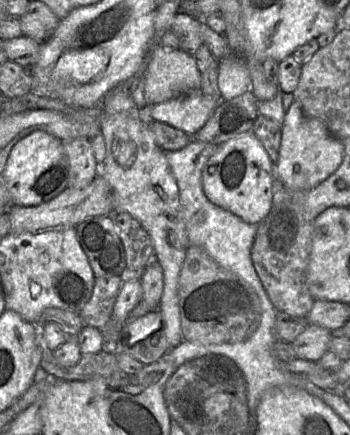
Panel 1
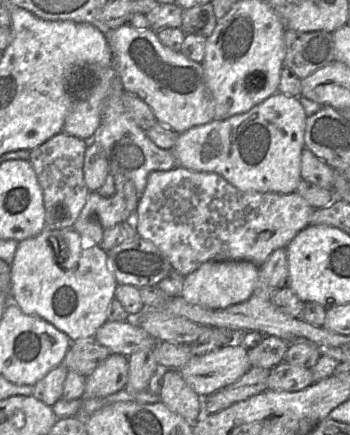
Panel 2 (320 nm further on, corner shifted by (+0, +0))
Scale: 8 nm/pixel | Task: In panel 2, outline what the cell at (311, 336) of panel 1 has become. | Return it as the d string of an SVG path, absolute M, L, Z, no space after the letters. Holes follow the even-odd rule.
M240 342L193 356L178 370L184 381L200 397L234 383L250 368L246 349Z

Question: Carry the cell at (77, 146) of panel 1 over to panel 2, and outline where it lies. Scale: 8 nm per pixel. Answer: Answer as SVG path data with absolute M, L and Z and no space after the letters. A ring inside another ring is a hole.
M60 132L30 152L29 161L43 192L45 228L73 228L84 207L90 192L85 184L83 171L86 147L87 141Z

